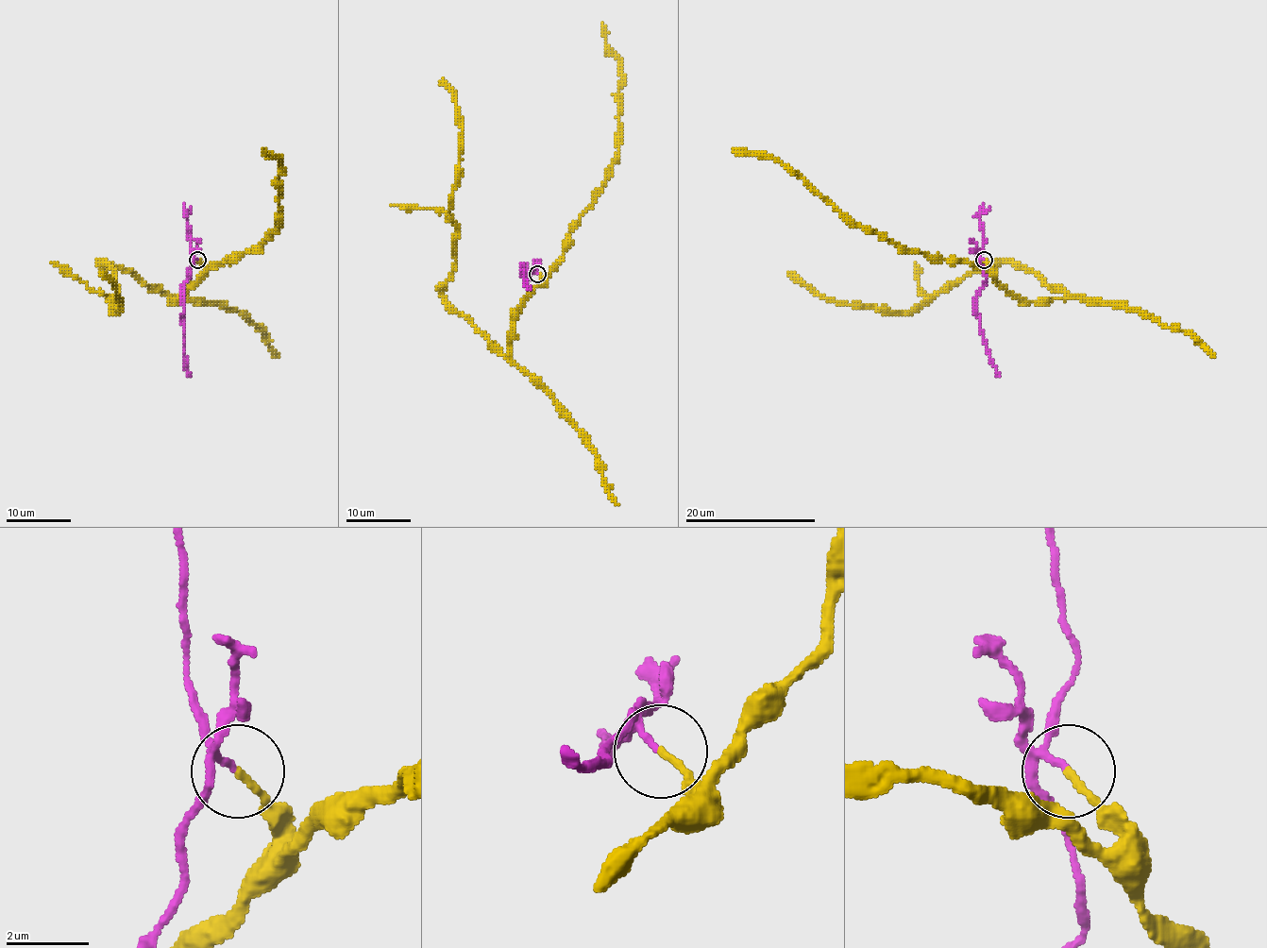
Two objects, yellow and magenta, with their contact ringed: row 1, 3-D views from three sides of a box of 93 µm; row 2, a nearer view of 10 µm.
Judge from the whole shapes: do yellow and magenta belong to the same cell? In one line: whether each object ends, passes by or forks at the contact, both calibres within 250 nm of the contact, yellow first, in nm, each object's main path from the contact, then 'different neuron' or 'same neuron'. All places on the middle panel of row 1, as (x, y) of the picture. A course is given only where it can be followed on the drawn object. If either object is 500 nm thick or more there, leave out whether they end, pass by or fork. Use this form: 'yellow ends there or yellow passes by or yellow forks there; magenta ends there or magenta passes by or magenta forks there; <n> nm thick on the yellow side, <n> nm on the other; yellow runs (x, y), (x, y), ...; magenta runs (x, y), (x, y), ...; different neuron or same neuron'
yellow ends there; magenta passes by; 170 nm thick on the yellow side, 120 nm on the other; yellow runs (538, 274), (543, 280), (514, 319), (503, 355), (442, 294), (455, 256), (449, 213), (462, 121), (442, 78); magenta runs (536, 274), (532, 269), (525, 276), (523, 264), (528, 290); different neuron

